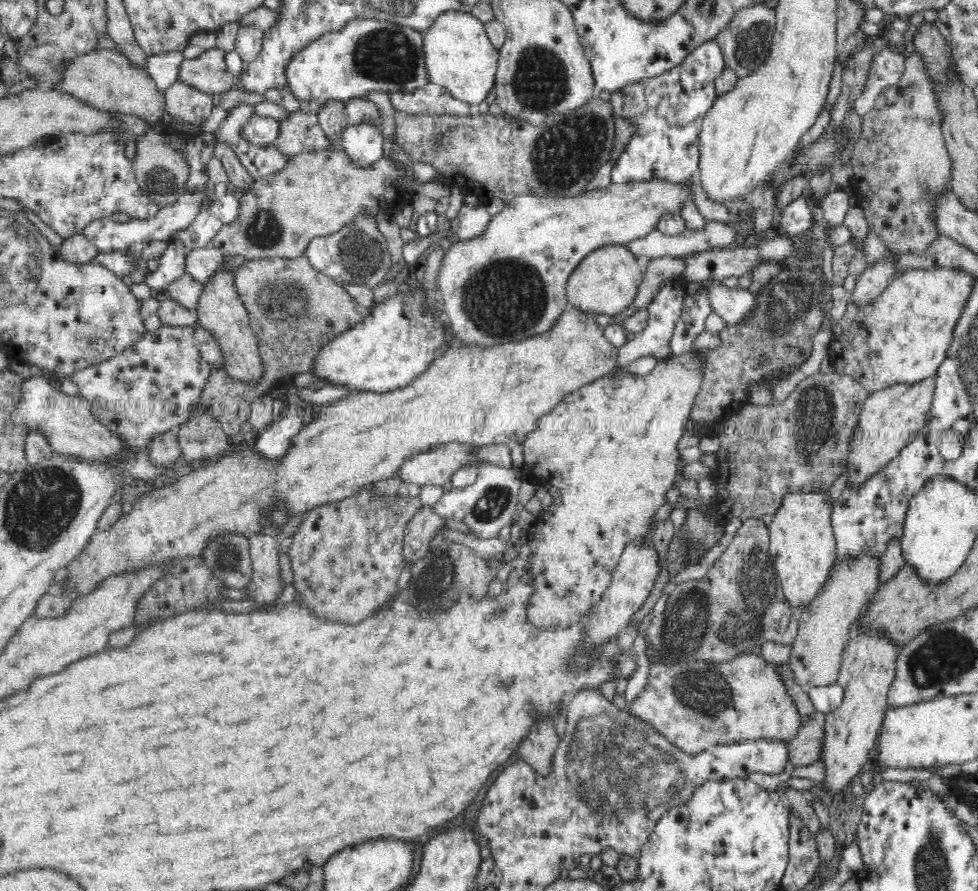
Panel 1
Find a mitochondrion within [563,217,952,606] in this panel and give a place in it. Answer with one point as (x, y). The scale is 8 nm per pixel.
(789, 307)

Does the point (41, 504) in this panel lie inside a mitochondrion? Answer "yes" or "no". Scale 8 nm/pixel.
yes

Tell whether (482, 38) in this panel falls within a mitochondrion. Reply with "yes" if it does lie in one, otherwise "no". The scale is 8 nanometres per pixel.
no

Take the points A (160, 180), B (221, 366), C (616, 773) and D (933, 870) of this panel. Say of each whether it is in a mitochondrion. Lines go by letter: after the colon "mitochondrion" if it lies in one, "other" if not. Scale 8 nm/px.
A: mitochondrion
B: other
C: mitochondrion
D: mitochondrion

